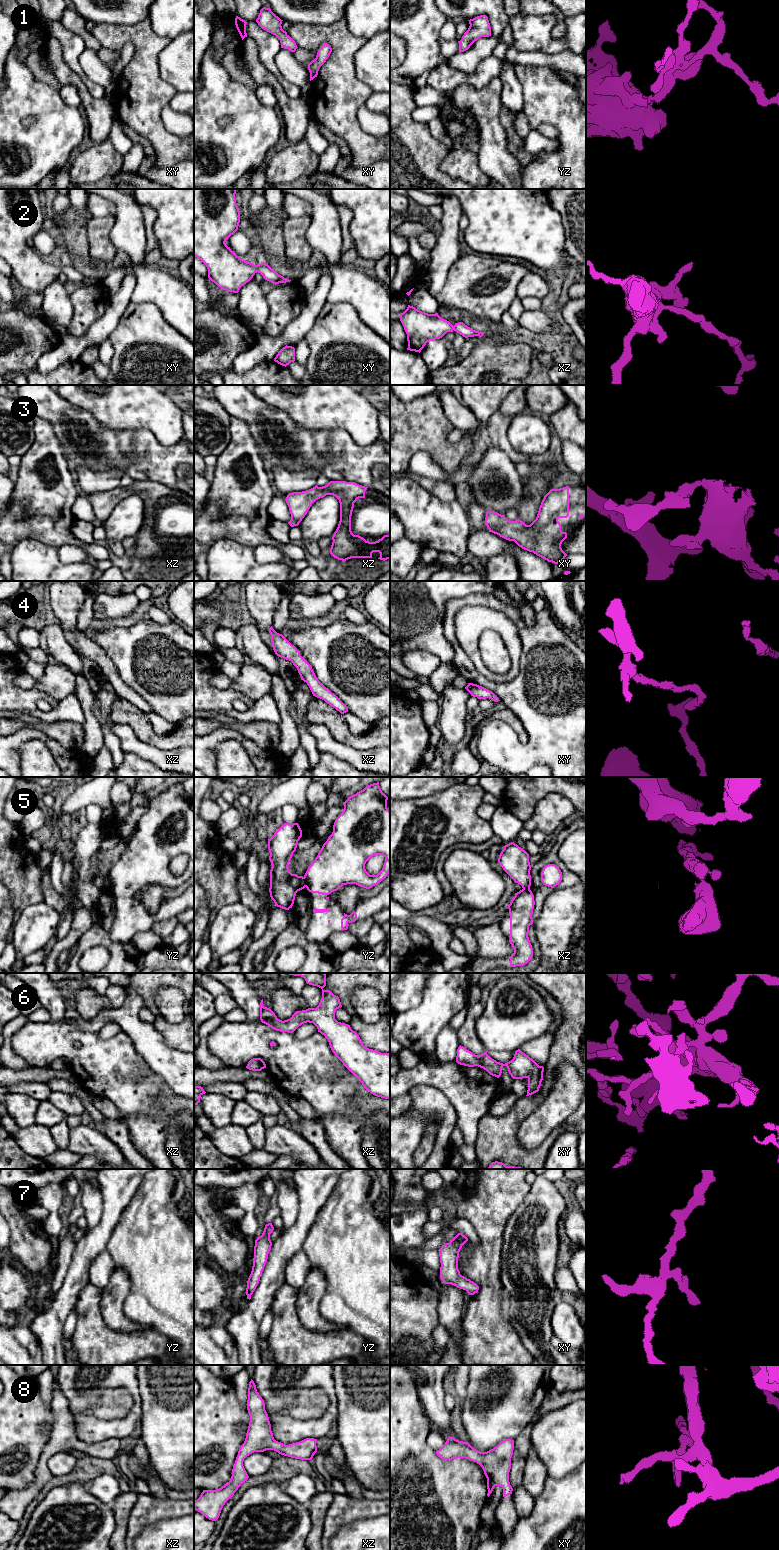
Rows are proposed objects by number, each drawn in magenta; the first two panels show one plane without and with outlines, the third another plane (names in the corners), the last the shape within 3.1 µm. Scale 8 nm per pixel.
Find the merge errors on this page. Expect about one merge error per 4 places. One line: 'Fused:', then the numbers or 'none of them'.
Fused: 5

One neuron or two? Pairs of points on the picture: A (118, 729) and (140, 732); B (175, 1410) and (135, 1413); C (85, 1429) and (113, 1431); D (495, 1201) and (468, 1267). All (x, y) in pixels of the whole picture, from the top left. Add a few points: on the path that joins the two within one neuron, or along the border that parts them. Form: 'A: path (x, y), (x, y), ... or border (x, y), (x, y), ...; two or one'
A: border (115, 723), (128, 725), (139, 740), (151, 745); two
B: border (138, 1390), (141, 1406), (140, 1421); two
C: path (92, 1430), (106, 1430); one
D: path (490, 1217), (490, 1245), (484, 1251); one

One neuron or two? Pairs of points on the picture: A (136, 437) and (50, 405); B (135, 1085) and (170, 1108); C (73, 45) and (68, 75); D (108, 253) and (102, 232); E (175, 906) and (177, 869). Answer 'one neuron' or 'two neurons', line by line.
A: one neuron
B: two neurons
C: two neurons
D: one neuron
E: two neurons

